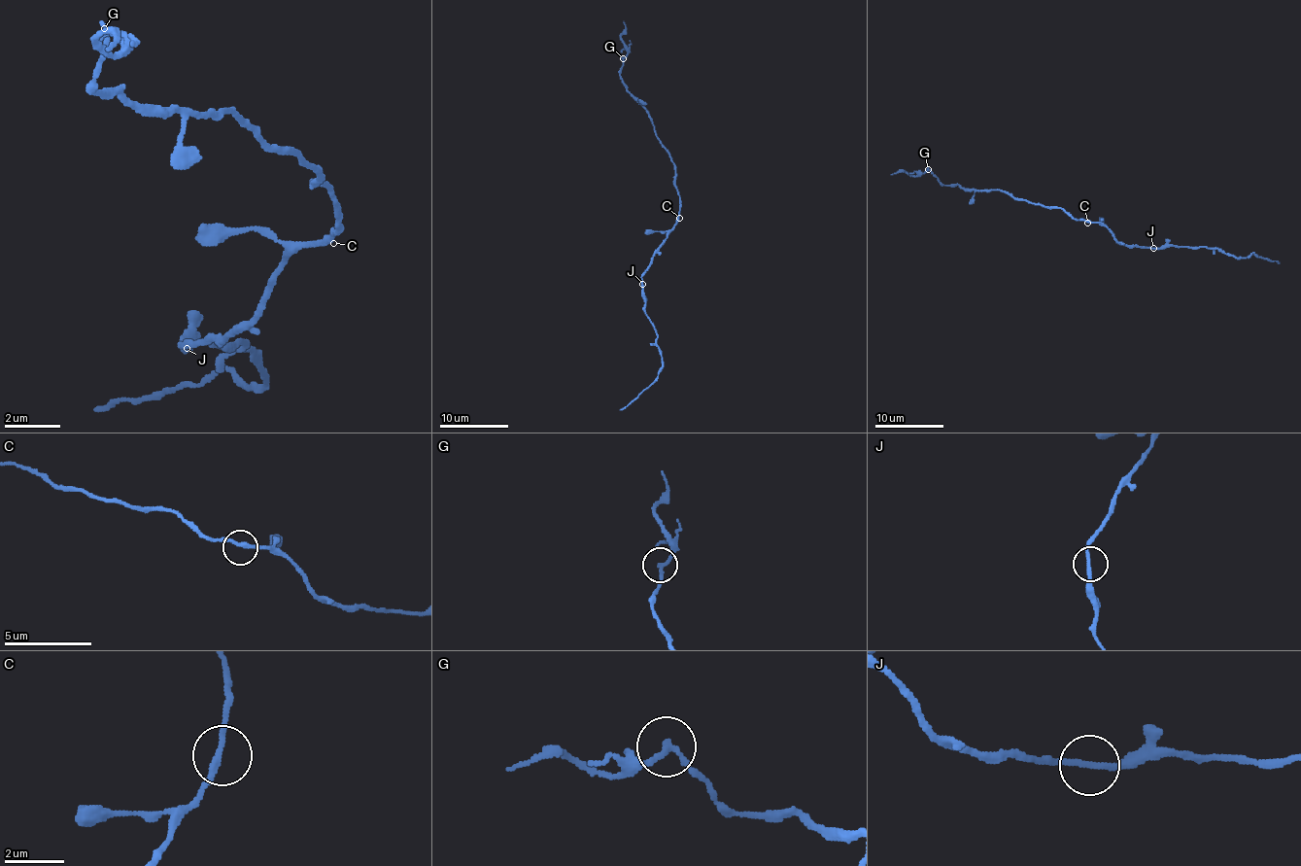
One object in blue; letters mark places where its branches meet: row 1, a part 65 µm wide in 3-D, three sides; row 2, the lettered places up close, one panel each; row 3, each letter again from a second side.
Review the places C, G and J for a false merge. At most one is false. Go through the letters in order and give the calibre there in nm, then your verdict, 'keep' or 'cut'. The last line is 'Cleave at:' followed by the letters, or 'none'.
C: calibre 200 nm; keep
G: calibre 190 nm; cut
J: calibre 200 nm; keep
Cleave at: G

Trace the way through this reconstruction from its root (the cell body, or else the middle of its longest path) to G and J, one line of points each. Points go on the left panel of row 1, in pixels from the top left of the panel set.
G: (326, 236), (333, 194), (320, 173), (235, 110), (137, 110), (102, 96), (102, 26)
J: (326, 236), (320, 243), (305, 243), (285, 264), (270, 299), (235, 334), (215, 334), (187, 348)

